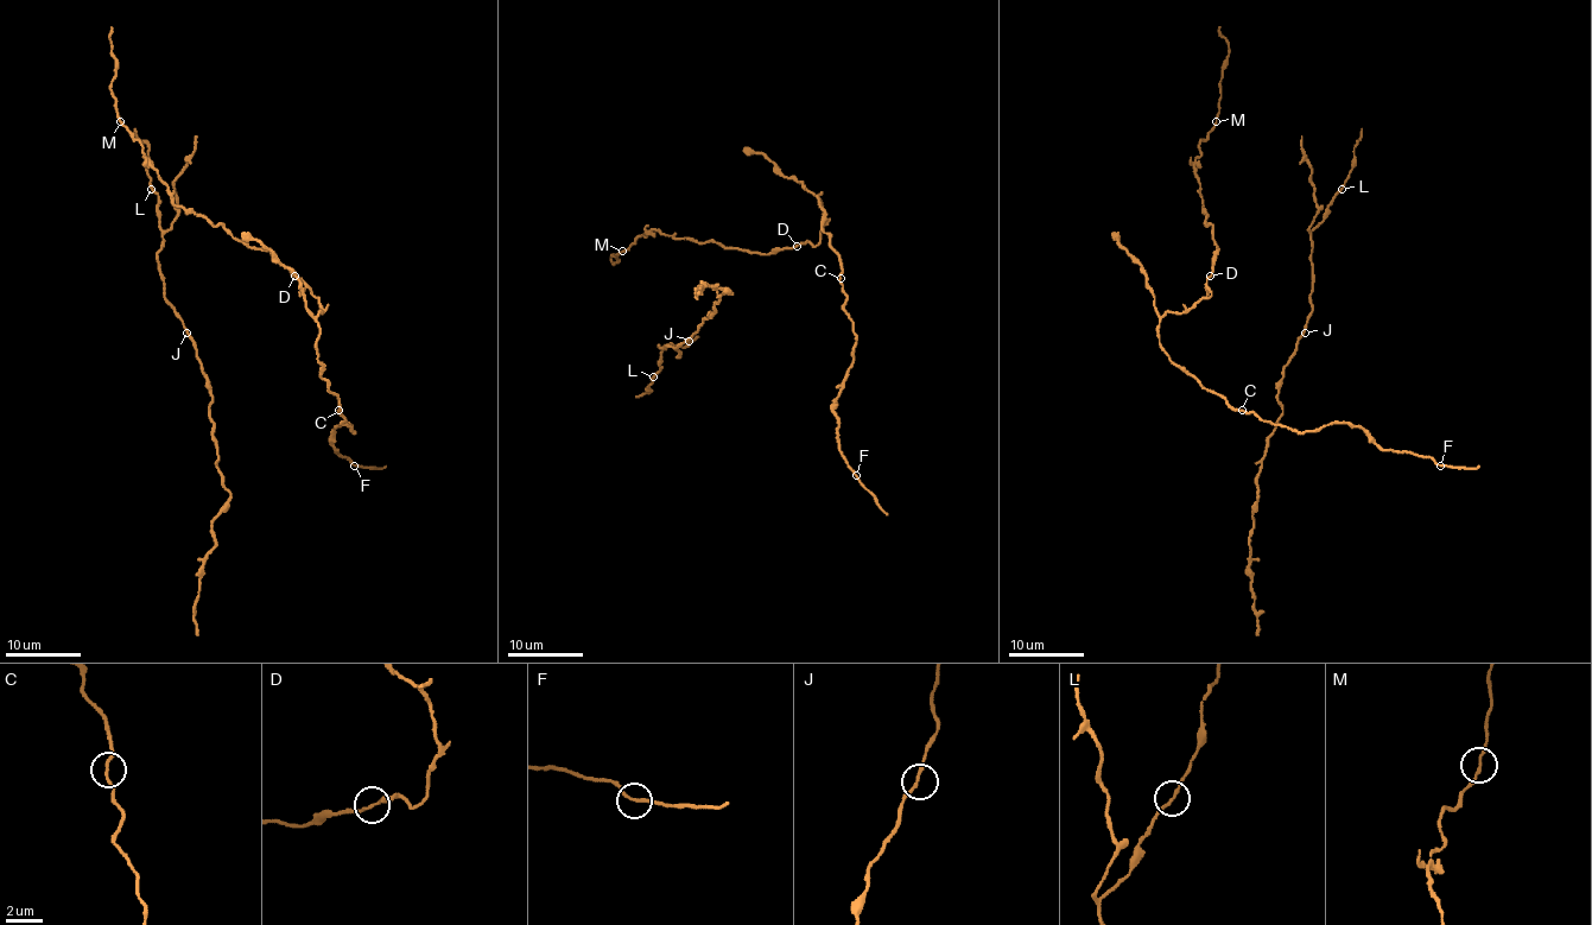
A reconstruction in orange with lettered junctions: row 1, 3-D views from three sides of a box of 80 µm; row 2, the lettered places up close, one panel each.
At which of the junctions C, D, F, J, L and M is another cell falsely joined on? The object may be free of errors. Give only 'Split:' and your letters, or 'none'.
Split: L

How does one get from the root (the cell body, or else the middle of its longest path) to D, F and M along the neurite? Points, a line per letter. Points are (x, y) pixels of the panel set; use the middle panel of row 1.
D: (733, 249), (768, 255), (797, 246)
F: (733, 249), (813, 247), (822, 194), (856, 336), (832, 411), (856, 475)
M: (733, 249), (715, 241), (696, 241), (651, 230), (622, 251)

